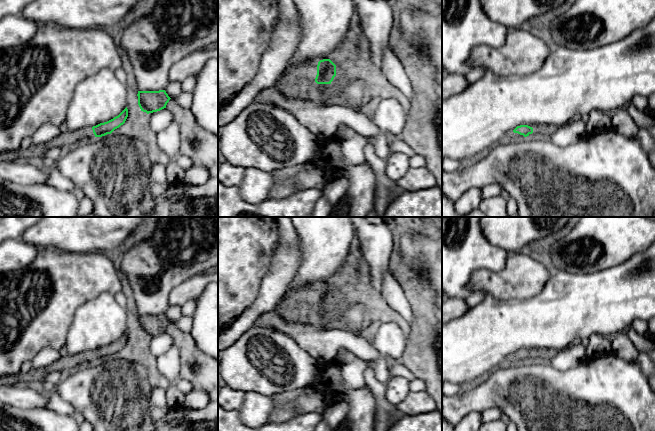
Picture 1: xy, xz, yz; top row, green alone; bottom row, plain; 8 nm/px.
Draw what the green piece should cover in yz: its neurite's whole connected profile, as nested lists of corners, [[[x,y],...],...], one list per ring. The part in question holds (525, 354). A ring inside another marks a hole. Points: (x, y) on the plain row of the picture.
[[[528,349],[517,350],[512,357],[510,357],[508,363],[519,363],[527,361],[533,357],[533,352]]]

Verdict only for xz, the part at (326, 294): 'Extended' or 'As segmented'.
Extended

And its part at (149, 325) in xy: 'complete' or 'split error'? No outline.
complete

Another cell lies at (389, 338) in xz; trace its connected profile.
[[[386,321],[377,324],[370,335],[370,345],[375,348],[380,357],[370,362],[376,378],[387,384],[391,379],[387,359],[400,360],[408,339],[408,331],[403,323]]]

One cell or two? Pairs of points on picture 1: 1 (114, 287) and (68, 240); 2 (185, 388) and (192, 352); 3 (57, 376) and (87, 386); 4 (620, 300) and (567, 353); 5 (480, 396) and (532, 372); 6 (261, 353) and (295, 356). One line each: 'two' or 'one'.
1: two
2: two
3: two
4: two
5: one
6: one

